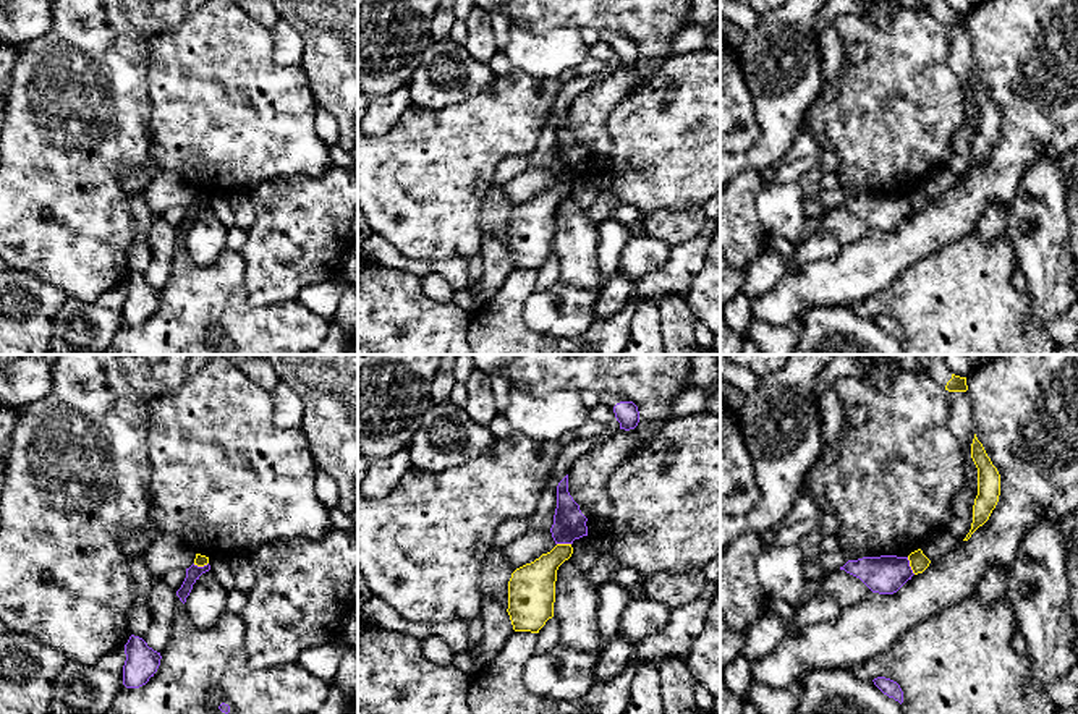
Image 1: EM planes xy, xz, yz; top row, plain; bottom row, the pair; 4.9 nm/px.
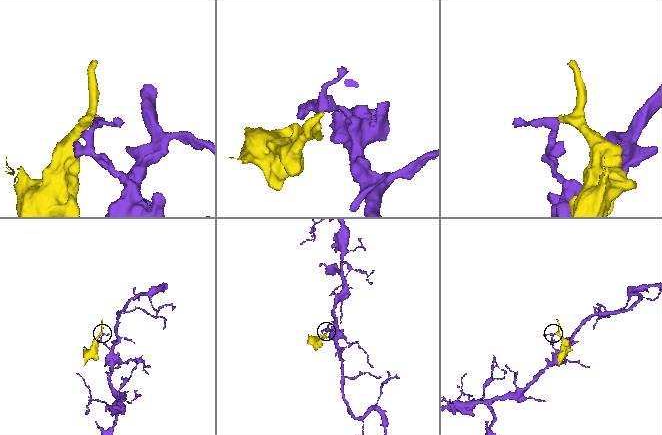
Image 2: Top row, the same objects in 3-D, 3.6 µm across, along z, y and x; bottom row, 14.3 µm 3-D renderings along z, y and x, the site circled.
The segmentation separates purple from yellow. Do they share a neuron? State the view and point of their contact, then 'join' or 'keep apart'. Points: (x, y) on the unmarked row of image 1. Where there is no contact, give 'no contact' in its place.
meets purple in yz at (908, 203); keep apart

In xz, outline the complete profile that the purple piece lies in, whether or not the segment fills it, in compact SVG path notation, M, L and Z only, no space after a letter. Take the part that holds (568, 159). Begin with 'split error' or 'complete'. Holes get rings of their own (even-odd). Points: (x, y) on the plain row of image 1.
complete | M568 112L557 123L557 146L550 165L555 181L573 181L575 176L588 173L588 155L568 130Z

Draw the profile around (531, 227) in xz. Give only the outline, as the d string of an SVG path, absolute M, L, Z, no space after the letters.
M557 181L511 210L507 249L515 269L539 270L554 254L557 207L571 191L571 181Z

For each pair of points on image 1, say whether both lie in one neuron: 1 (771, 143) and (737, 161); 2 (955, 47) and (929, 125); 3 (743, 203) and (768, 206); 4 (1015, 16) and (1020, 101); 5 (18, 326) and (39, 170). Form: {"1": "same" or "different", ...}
{"1": "same", "2": "different", "3": "different", "4": "same", "5": "different"}

